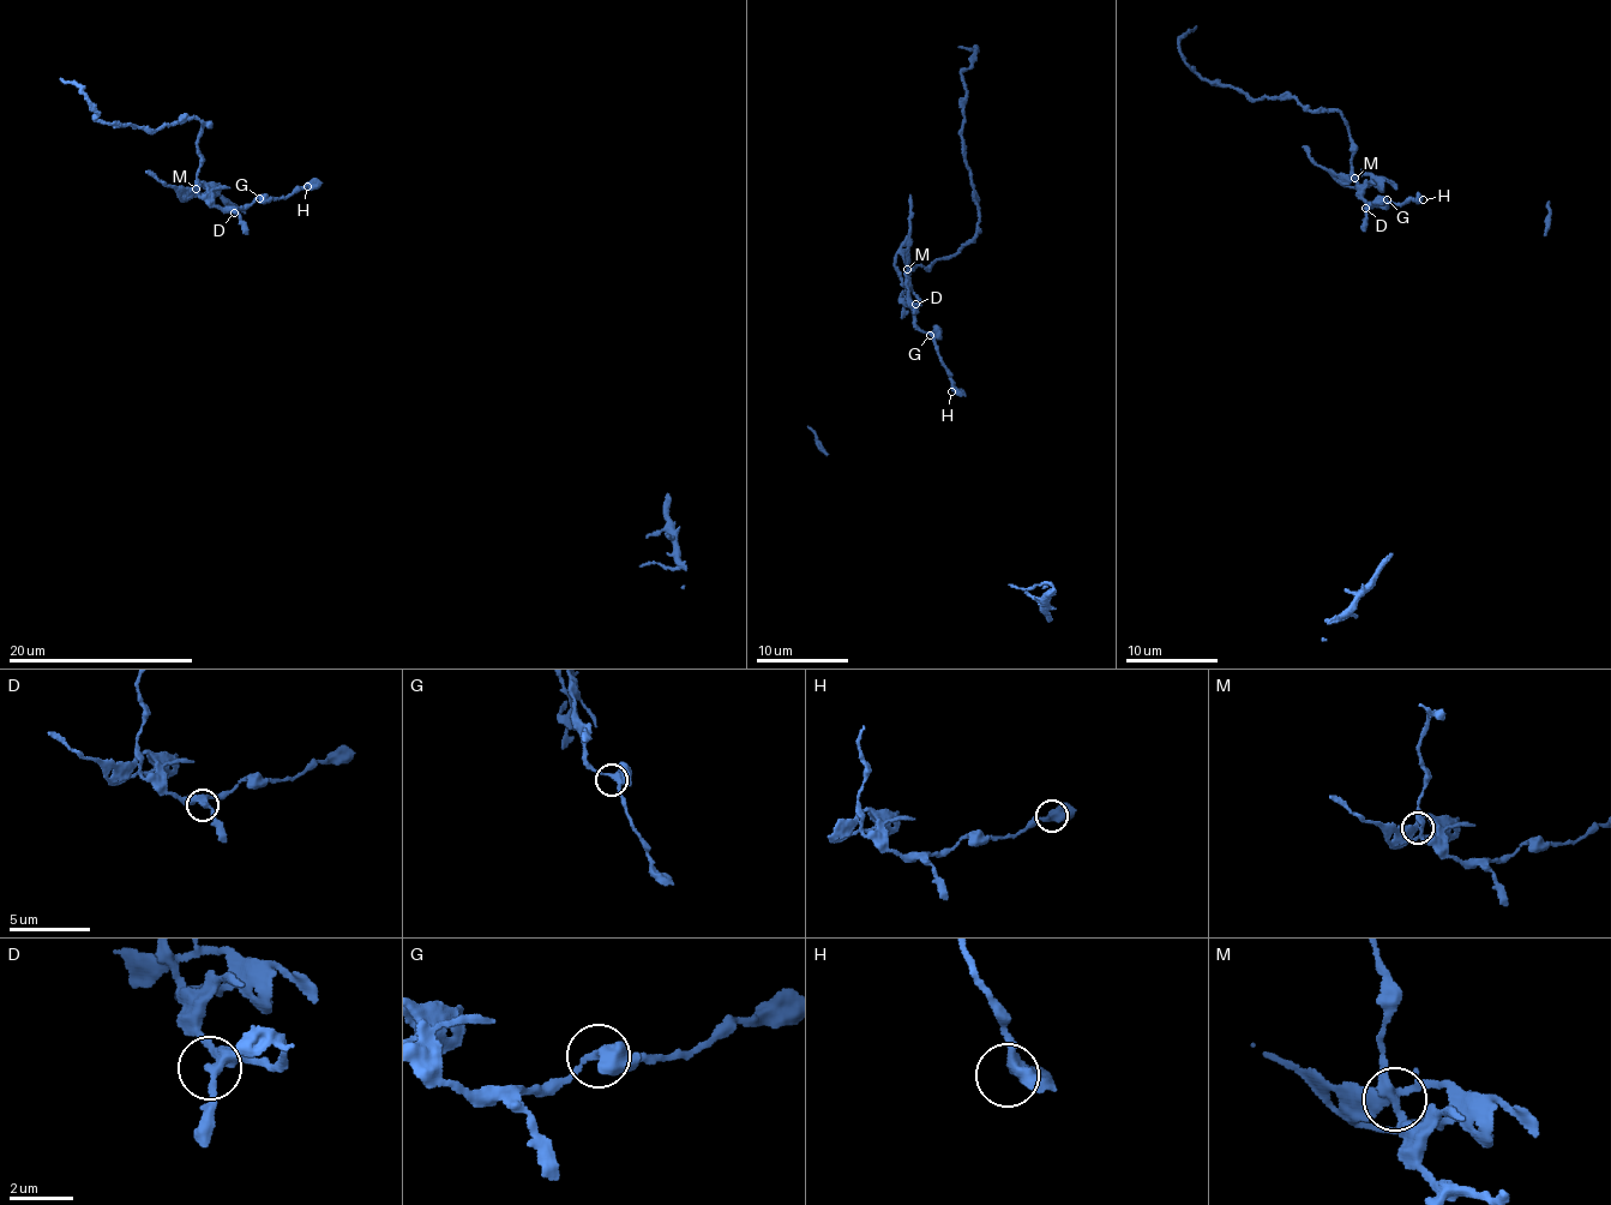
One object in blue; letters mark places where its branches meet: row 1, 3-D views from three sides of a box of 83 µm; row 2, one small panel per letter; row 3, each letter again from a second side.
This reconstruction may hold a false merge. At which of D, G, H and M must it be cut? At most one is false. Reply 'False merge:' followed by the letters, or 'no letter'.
False merge: M

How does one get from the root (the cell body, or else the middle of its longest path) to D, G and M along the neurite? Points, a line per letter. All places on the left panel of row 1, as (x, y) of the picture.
D: (319, 186), (298, 189), (275, 199), (259, 198), (234, 213)
G: (319, 186), (298, 189), (275, 199), (259, 198)
M: (319, 186), (298, 189), (280, 198), (259, 198), (246, 208), (227, 210), (196, 189)

